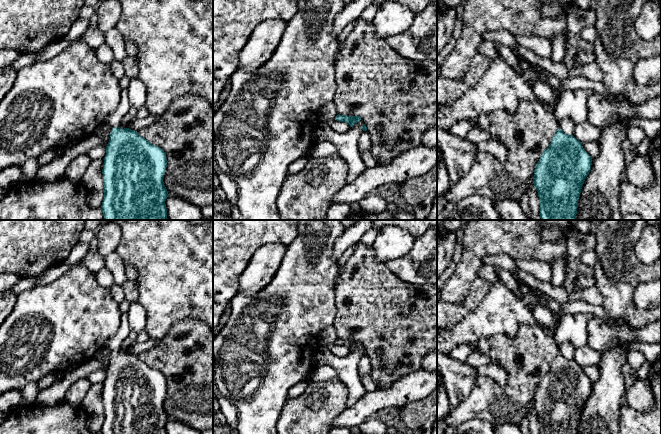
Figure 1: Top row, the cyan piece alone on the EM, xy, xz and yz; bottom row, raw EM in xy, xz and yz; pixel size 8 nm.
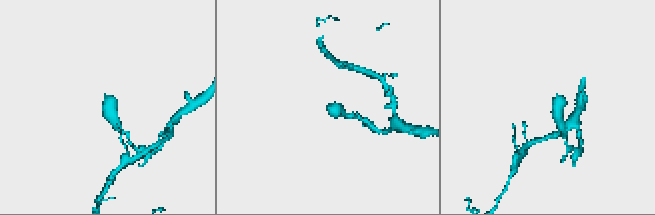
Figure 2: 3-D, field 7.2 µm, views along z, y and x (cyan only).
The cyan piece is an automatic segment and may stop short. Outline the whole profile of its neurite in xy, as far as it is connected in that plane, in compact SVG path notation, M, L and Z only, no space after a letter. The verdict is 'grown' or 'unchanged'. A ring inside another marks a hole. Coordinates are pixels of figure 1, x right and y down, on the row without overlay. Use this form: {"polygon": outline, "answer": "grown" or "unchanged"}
{"polygon": "M123 313L118 331L106 344L112 354L102 393L104 423L101 434L167 434L165 425L169 418L163 406L167 391L166 378L137 355L119 351L130 331L128 314Z", "answer": "grown"}

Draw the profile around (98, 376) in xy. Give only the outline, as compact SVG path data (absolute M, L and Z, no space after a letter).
M99 368L96 371L93 371L87 376L87 379L91 384L95 383L104 383L106 379L106 370L103 368Z

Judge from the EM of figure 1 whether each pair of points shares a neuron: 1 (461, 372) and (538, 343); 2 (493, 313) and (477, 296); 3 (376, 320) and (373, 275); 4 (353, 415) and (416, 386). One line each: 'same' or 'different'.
1: different
2: different
3: same
4: same

